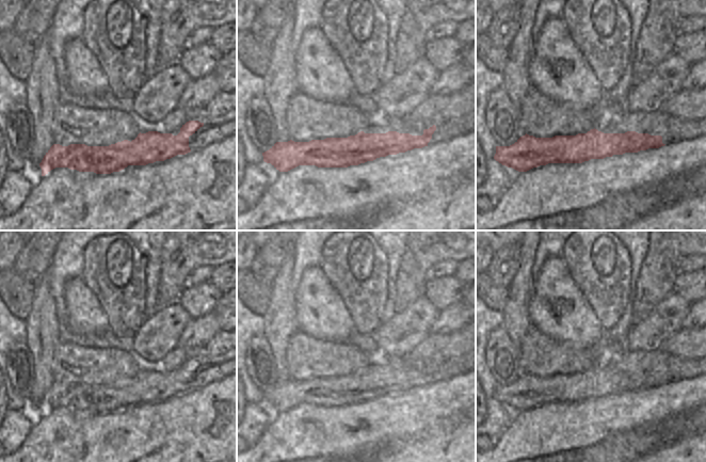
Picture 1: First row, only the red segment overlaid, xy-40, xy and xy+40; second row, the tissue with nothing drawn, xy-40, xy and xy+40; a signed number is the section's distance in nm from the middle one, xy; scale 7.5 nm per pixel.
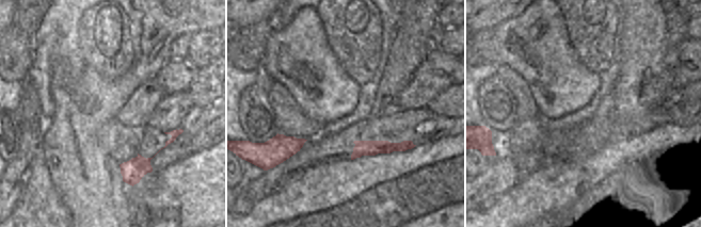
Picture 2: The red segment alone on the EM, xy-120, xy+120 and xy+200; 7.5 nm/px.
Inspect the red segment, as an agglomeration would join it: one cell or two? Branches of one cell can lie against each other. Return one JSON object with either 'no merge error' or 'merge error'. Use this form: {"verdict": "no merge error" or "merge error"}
{"verdict": "no merge error"}

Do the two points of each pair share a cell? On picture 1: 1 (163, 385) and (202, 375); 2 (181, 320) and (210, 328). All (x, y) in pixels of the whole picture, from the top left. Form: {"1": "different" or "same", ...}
{"1": "same", "2": "different"}

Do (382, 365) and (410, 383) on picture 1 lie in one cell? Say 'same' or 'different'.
different

